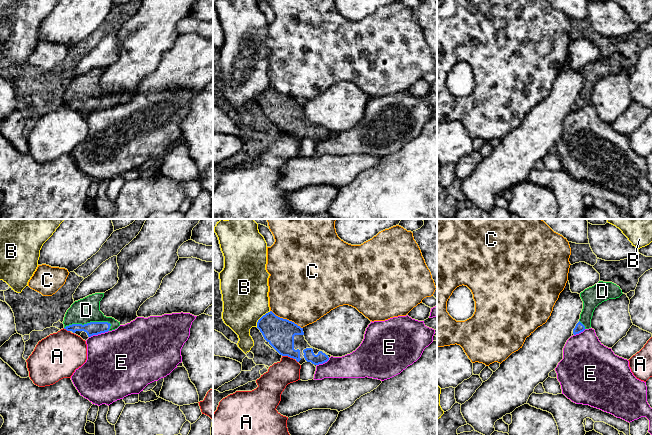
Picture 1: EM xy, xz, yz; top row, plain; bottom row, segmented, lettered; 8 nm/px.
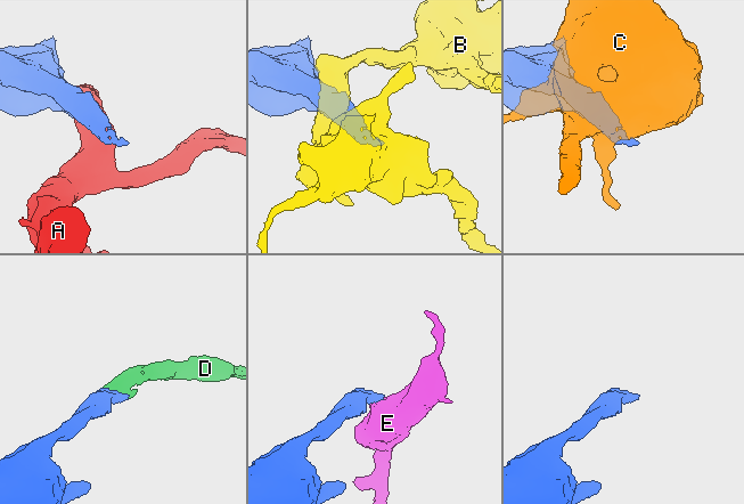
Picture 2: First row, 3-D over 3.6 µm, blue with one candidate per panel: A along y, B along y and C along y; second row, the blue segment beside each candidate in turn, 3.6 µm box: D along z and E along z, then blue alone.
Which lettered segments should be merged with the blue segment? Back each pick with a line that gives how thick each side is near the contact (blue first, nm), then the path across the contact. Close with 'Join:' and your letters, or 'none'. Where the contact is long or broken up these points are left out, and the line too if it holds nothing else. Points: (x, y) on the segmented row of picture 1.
D: 110/200 nm | across xy (93, 328), (87, 323), (86, 310)
Join: D

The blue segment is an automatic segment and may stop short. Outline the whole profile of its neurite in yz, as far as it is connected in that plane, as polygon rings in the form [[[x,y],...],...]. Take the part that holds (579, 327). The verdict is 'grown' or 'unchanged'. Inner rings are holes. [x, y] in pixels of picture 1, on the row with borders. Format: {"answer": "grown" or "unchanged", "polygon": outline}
{"answer": "grown", "polygon": [[[599,281],[592,287],[585,289],[580,293],[583,301],[583,309],[580,314],[579,322],[573,329],[573,334],[579,334],[585,329],[591,328],[591,319],[595,308],[604,301],[616,299],[622,295],[619,286],[612,282]]]}

